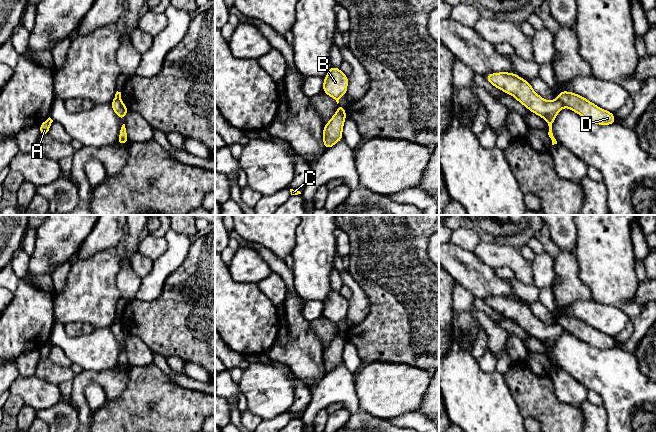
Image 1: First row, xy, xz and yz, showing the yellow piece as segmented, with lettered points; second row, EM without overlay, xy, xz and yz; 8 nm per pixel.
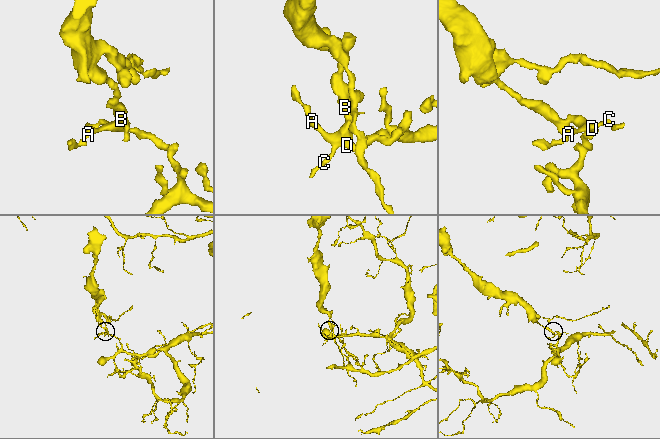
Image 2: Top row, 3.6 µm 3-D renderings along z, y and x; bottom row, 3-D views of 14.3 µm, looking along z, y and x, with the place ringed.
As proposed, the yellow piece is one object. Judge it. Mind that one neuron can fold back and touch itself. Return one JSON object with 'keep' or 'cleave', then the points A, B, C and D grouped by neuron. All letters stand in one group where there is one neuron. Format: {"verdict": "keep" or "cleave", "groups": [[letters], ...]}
{"verdict": "cleave", "groups": [["A", "C", "D"], ["B"]]}

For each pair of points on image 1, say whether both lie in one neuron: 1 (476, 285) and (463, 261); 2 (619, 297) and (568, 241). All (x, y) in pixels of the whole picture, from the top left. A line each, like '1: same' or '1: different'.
1: same
2: different

